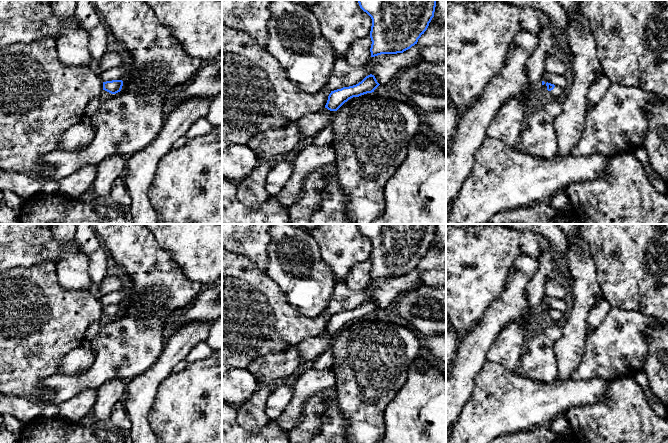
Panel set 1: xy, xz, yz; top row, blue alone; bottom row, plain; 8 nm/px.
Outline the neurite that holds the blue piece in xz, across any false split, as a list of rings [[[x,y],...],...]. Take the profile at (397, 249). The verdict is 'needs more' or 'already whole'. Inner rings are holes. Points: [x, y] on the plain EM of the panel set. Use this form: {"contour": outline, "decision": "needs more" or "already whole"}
{"contour": [[[358,224],[372,243],[371,281],[403,277],[417,268],[434,241],[436,224]]], "decision": "already whole"}

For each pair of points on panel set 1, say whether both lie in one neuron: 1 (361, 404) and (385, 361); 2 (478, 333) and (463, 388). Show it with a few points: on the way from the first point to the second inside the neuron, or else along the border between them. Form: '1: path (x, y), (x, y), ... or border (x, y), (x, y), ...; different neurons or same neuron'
1: path (364, 393), (366, 381), (374, 372); same neuron
2: path (473, 347), (471, 357), (463, 370), (463, 374); same neuron

